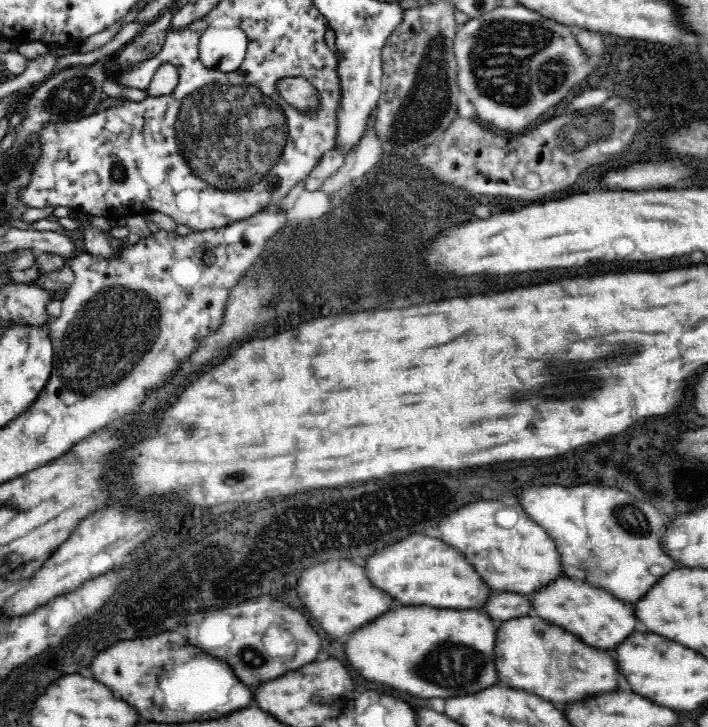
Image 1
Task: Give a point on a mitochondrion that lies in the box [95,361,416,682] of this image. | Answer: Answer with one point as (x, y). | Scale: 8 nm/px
(251, 657)

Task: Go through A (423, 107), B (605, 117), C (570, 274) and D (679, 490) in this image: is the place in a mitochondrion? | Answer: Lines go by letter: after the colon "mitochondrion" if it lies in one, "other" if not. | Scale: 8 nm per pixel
A: mitochondrion
B: mitochondrion
C: other
D: other

